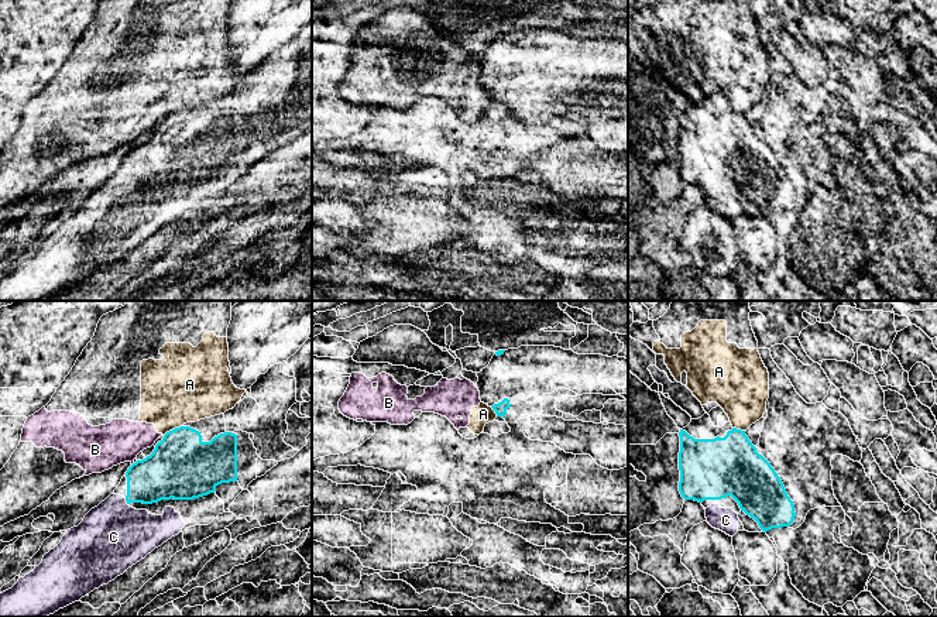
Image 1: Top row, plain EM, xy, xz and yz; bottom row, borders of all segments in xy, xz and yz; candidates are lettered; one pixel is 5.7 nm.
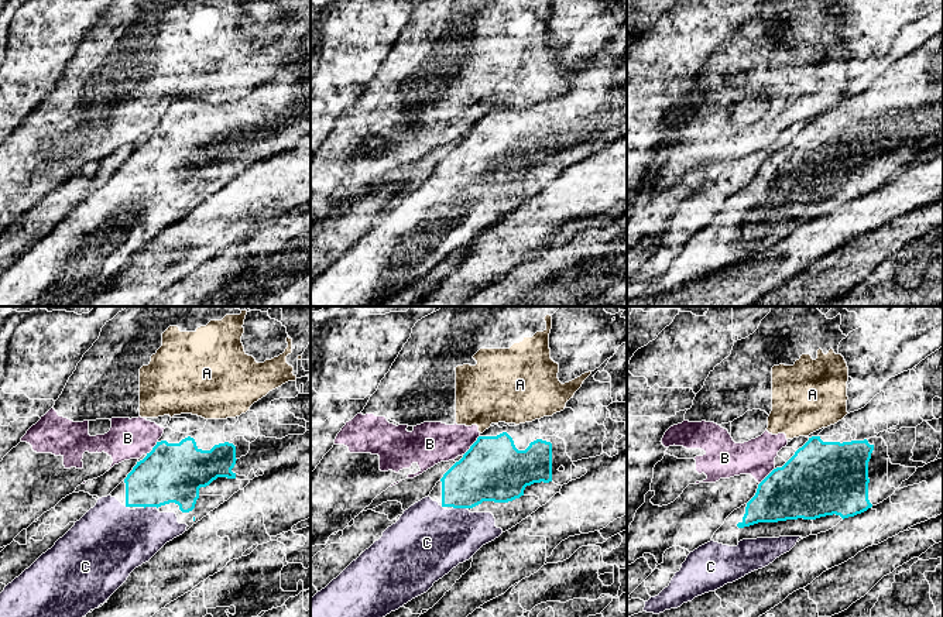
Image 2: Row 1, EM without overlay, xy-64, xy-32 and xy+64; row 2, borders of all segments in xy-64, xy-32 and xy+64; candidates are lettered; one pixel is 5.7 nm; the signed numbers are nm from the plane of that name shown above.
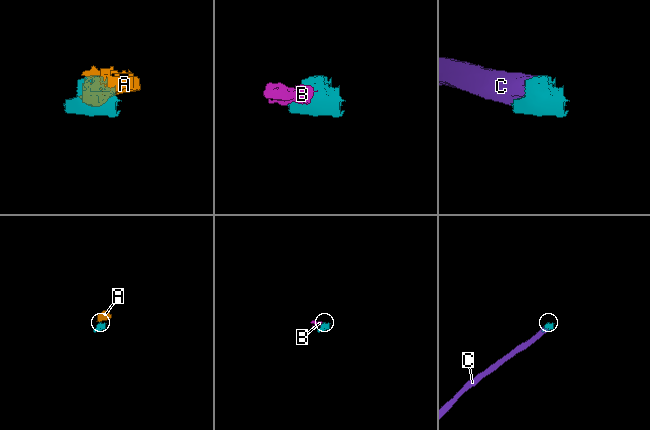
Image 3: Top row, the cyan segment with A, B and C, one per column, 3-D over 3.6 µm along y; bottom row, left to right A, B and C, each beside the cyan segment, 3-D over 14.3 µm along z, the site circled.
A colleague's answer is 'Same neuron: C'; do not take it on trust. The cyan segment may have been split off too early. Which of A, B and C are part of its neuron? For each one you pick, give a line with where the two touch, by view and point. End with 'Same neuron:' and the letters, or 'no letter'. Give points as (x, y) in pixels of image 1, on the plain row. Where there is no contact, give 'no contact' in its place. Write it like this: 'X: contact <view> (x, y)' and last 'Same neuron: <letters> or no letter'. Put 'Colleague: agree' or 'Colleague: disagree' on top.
Colleague: agree
C: contact xy (126, 184)
Same neuron: C

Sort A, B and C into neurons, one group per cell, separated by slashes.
A B / C

